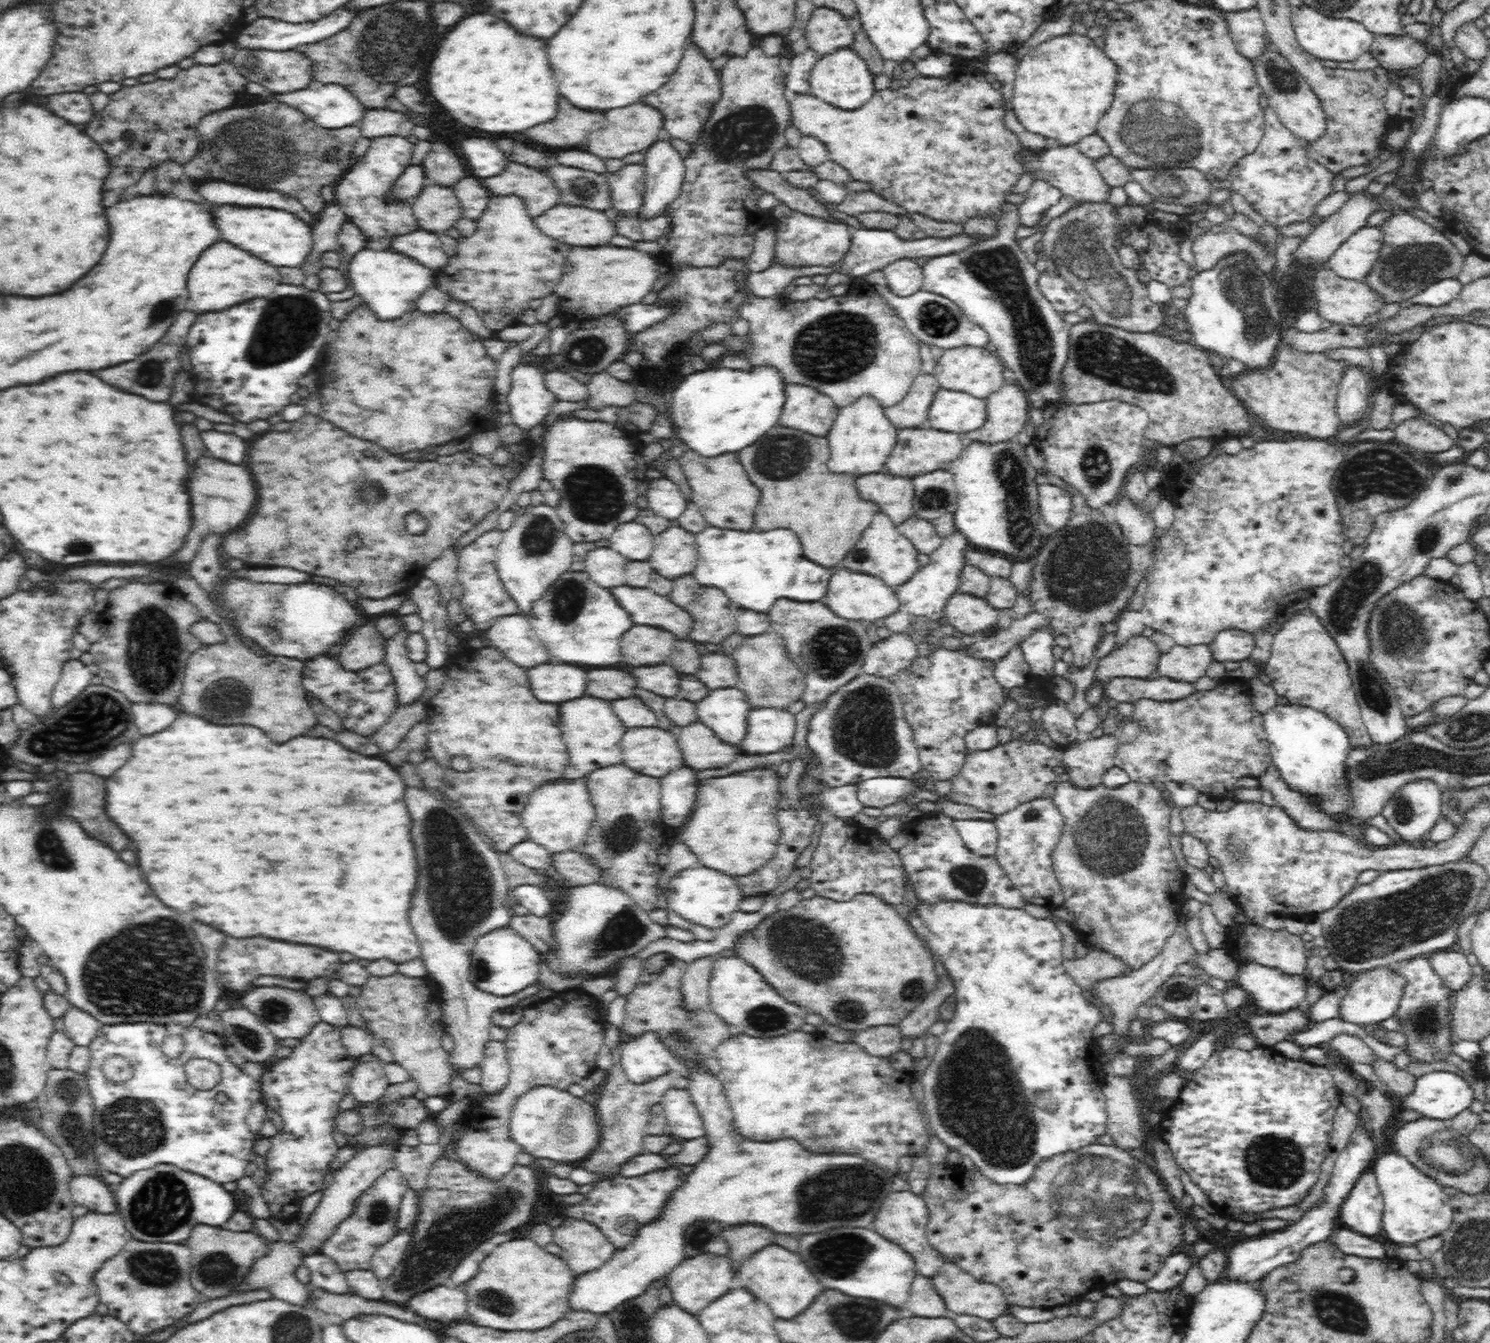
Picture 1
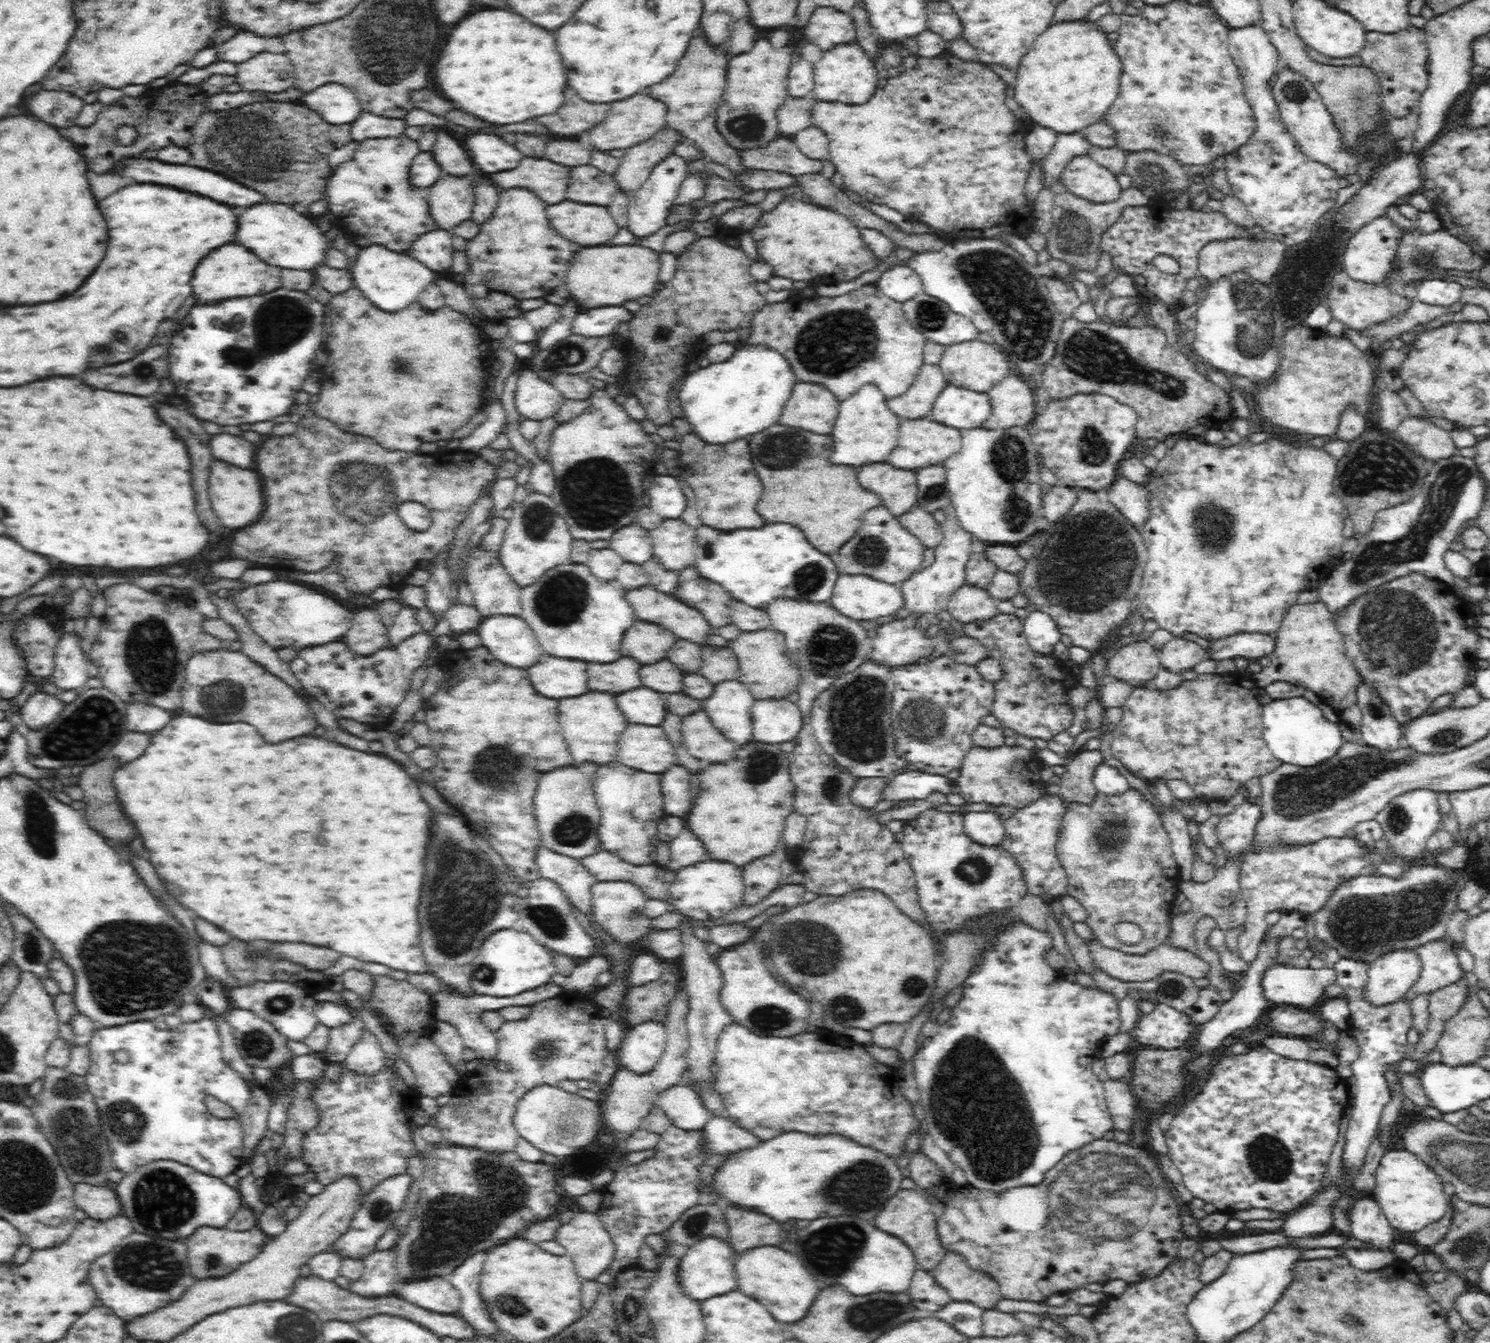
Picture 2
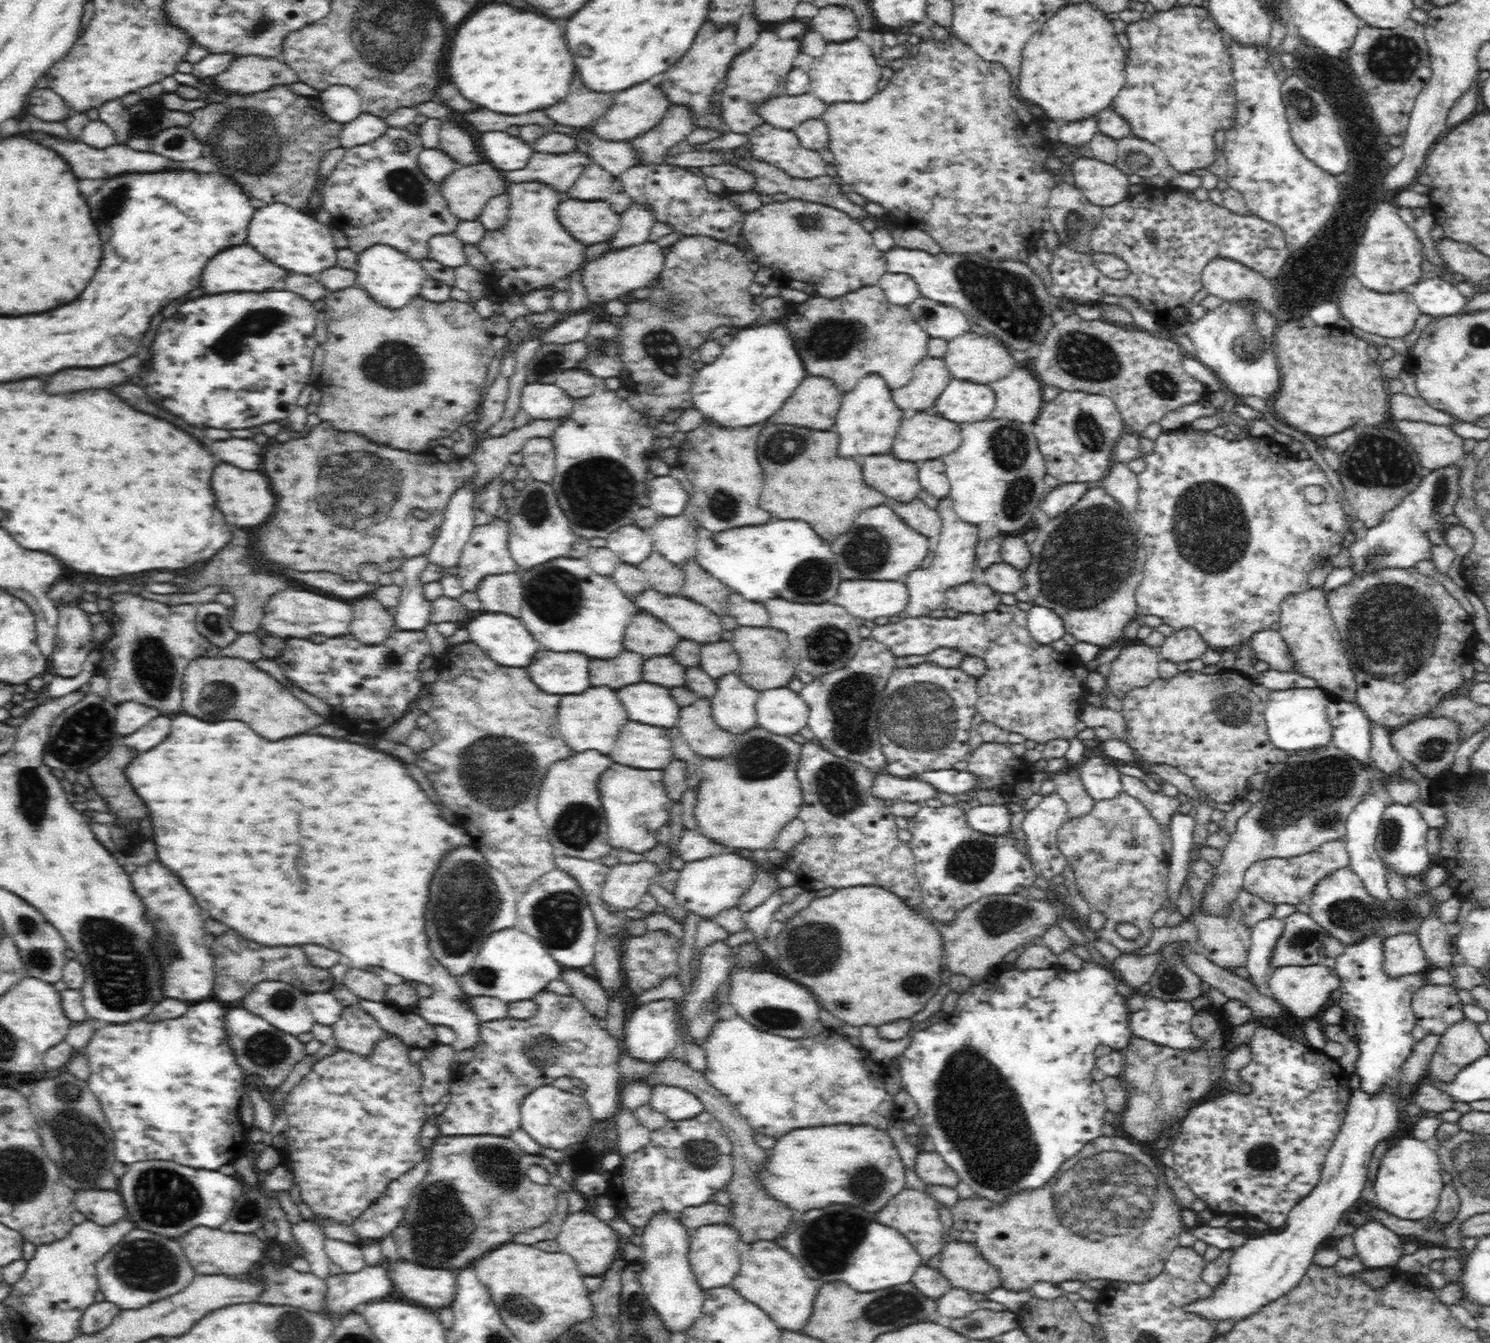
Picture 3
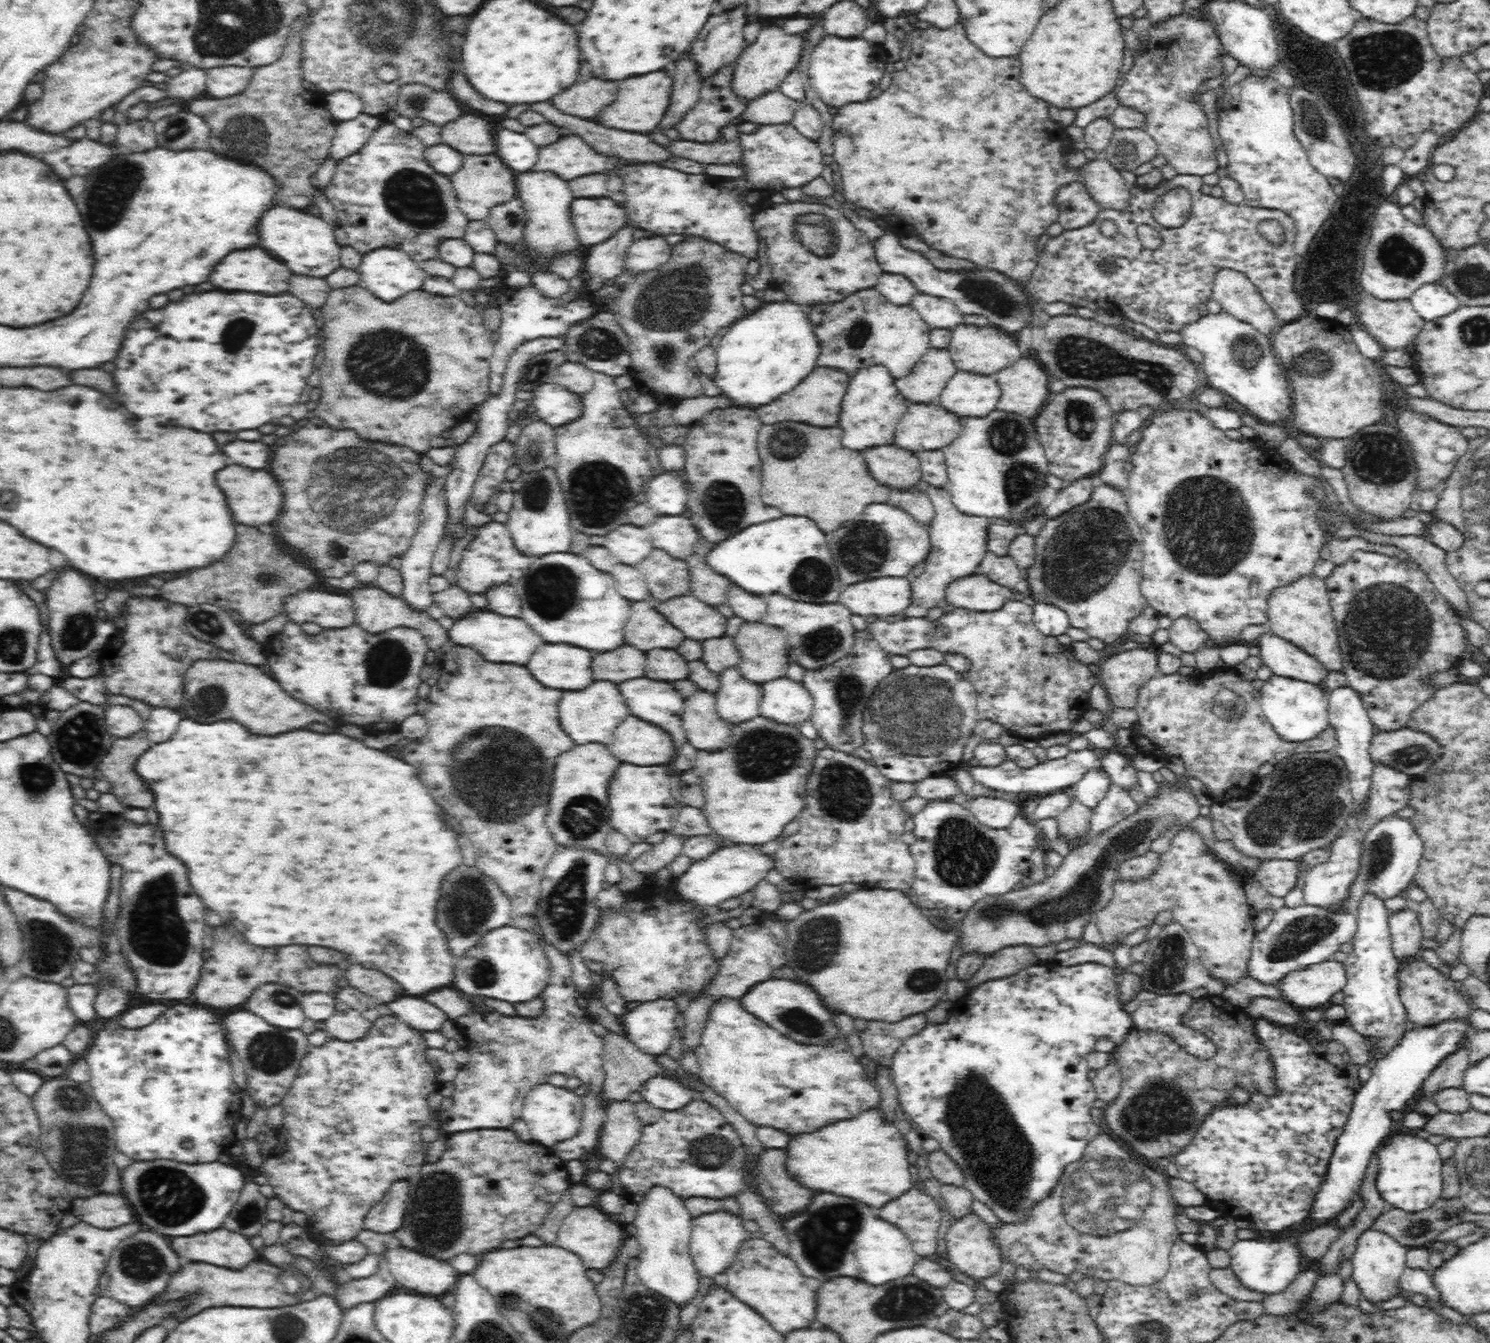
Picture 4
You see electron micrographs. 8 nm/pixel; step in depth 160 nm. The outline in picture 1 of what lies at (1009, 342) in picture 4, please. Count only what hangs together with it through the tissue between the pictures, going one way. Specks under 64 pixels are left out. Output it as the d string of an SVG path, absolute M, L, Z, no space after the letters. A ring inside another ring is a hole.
M960 347L943 351L932 375L938 382L939 388L962 391L976 398L985 399L1006 385L1007 382L1002 376L1003 372L1002 361L996 354L976 347Z

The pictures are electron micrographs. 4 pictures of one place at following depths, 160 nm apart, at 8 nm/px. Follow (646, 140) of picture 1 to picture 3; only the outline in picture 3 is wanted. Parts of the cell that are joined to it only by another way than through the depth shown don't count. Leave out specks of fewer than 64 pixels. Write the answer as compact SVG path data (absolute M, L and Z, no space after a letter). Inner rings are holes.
M652 84L634 86L634 90L626 90L626 94L614 94L614 105L592 125L592 134L602 141L630 142L652 131L671 110L666 96Z

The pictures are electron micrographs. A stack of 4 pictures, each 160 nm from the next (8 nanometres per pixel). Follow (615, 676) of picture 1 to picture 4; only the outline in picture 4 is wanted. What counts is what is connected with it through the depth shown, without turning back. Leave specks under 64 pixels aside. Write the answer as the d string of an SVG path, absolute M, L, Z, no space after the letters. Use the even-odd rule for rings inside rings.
M622 646L610 654L592 656L594 680L610 680L620 684L630 678L644 676L644 654L638 648Z

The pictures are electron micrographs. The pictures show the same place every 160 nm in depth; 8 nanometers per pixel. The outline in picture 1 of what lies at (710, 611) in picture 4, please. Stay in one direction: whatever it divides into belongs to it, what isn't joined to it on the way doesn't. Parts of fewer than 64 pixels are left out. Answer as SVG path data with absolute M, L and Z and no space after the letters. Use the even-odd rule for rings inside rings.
M616 586L610 588L610 594L630 614L634 624L664 628L672 634L688 634L688 630L692 628L688 612L648 588Z

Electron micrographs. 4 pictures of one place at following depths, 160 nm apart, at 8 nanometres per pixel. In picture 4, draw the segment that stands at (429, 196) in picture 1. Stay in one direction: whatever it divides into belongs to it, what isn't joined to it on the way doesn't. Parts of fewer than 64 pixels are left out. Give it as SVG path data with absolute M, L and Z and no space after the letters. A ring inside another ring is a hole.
M496 155L466 156L463 160L462 168L449 176L457 207L469 221L484 221L492 206L515 198L515 173L498 160Z

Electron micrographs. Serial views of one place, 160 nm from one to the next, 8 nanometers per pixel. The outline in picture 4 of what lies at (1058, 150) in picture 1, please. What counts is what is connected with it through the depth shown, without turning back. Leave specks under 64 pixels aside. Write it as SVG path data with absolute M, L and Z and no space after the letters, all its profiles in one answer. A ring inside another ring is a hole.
M1103 156L1078 168L1077 180L1086 187L1092 200L1104 209L1120 210L1126 206L1132 192L1120 170Z

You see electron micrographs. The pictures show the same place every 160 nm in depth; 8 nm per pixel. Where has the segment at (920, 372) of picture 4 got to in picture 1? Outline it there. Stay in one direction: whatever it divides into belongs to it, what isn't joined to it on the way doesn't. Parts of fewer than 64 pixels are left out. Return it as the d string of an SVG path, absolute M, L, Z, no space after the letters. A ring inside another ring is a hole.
M920 374L914 379L902 402L890 408L883 408L884 414L898 431L924 426L934 392L938 389L938 382L933 375Z

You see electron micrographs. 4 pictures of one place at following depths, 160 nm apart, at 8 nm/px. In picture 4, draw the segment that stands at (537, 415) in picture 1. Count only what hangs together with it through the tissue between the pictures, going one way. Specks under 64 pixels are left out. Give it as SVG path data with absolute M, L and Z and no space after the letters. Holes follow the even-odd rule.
M557 383L536 386L529 403L536 408L539 420L554 428L573 421L581 412L580 396Z

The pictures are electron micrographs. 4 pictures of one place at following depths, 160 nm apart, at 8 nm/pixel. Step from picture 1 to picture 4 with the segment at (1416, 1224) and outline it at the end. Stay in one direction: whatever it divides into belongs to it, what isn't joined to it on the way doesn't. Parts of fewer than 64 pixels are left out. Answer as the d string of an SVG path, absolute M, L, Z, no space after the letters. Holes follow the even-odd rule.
M1416 1135L1392 1136L1378 1149L1378 1157L1376 1186L1379 1197L1390 1205L1392 1210L1402 1210L1410 1214L1424 1212L1440 1200L1443 1161L1436 1145Z

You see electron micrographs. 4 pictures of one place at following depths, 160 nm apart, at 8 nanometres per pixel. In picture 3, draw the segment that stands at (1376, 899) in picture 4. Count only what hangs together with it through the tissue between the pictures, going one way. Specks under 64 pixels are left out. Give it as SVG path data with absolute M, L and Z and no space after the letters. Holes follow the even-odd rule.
M1329 703L1329 720L1333 729L1332 746L1356 758L1370 759L1371 721L1358 705ZM1383 796L1370 797L1366 801L1362 801L1357 809L1349 816L1346 823L1346 834L1343 840L1346 843L1348 854L1350 857L1350 867L1348 868L1352 873L1357 874L1369 887L1377 898L1386 898L1388 895L1388 888L1386 887L1385 864L1379 852L1375 849L1377 836L1379 833L1380 816L1388 803L1388 799ZM1368 940L1360 945L1348 945L1344 952L1337 956L1335 967L1338 975L1338 988L1342 995L1338 1005L1343 1008L1344 1018L1342 1028L1346 1036L1358 1047L1359 1056L1354 1062L1354 1072L1360 1078L1360 1090L1369 1100L1380 1098L1386 1090L1390 1089L1400 1077L1402 1066L1409 1058L1415 1044L1412 1030L1417 1024L1417 1018L1411 1006L1414 995L1427 985L1426 973L1405 976L1396 980L1388 979L1382 971L1382 941Z

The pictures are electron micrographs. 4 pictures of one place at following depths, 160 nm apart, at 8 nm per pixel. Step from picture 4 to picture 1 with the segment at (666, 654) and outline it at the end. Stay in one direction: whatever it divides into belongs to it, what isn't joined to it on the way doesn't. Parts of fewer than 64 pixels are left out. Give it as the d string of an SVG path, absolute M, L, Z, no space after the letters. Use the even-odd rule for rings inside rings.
M640 666L630 668L630 674L634 676L638 688L650 690L658 696L674 698L674 694L678 692L680 676L670 666Z

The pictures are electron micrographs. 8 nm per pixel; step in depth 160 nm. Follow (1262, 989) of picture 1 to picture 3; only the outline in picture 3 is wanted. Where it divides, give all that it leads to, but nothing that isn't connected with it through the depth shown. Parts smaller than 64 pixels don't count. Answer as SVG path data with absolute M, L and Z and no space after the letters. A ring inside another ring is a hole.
M1320 963L1310 966L1278 966L1270 972L1267 986L1270 989L1269 995L1289 1014L1308 1018L1324 1008L1332 991L1338 988L1338 980L1333 968Z

